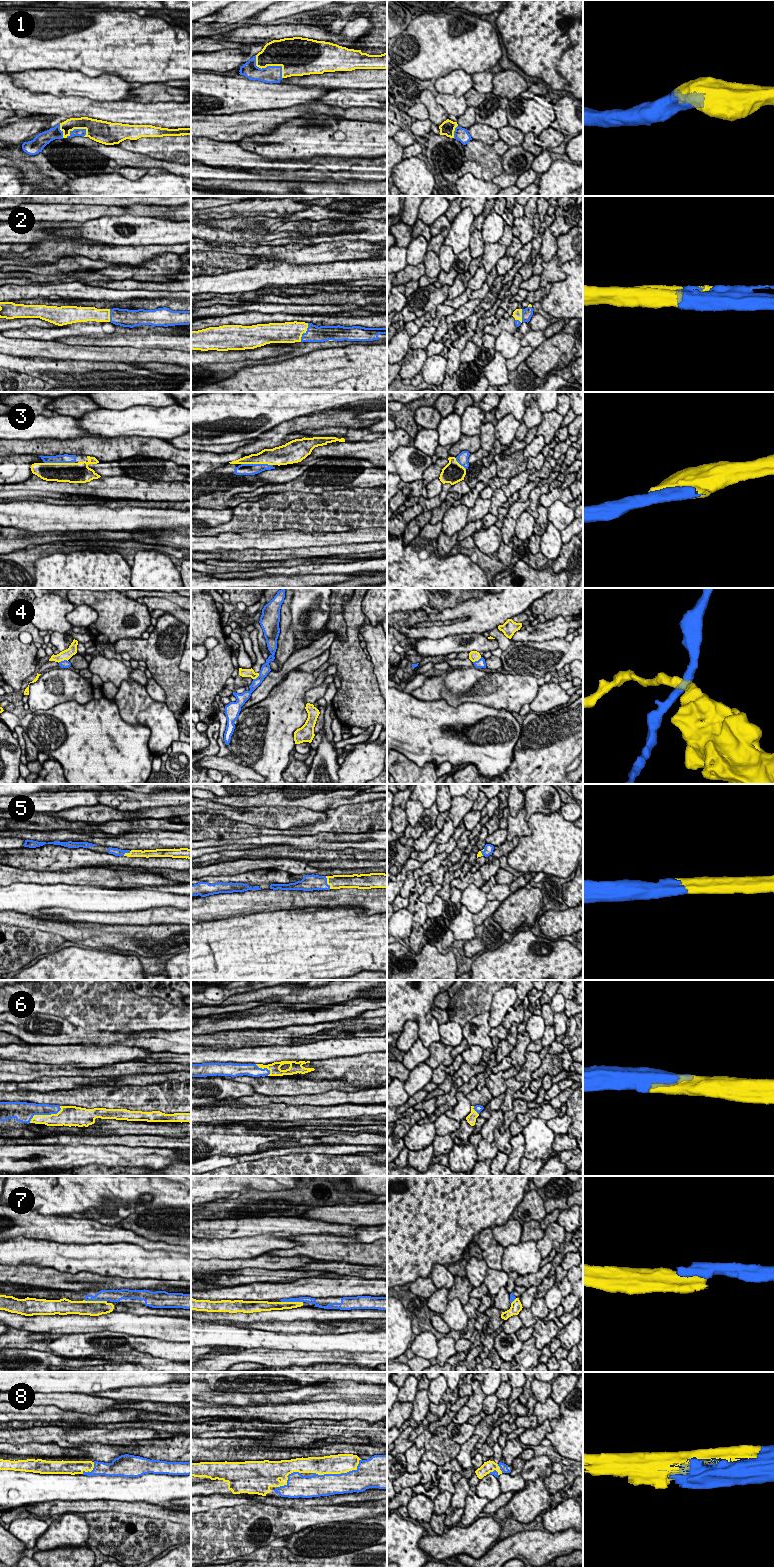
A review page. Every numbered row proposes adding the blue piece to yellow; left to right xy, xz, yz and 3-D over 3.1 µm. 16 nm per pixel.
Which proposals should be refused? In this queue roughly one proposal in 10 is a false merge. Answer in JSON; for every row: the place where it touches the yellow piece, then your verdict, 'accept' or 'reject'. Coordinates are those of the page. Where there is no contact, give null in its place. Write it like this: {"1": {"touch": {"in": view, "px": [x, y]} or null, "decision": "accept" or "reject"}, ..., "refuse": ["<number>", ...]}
{"1": {"touch": {"in": "xz", "px": [269, 65]}, "decision": "accept"}, "2": {"touch": {"in": "xz", "px": [304, 332]}, "decision": "accept"}, "3": {"touch": {"in": "xz", "px": [256, 463]}, "decision": "accept"}, "4": {"touch": {"in": "xy", "px": [62, 660]}, "decision": "reject"}, "5": {"touch": {"in": "xz", "px": [327, 882]}, "decision": "accept"}, "6": {"touch": {"in": "xy", "px": [44, 1115]}, "decision": "accept"}, "7": {"touch": {"in": "xy", "px": [95, 1301]}, "decision": "reject"}, "8": {"touch": {"in": "xz", "px": [338, 1473]}, "decision": "accept"}, "refuse": ["4", "7"]}

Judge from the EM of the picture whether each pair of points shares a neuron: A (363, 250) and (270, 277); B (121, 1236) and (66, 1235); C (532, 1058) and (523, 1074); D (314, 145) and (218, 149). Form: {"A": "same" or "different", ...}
{"A": "different", "B": "same", "C": "same", "D": "different"}

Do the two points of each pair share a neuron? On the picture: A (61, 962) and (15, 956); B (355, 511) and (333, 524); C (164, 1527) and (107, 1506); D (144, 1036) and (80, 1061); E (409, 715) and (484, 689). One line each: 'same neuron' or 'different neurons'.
A: different neurons
B: same neuron
C: different neurons
D: different neurons
E: different neurons

